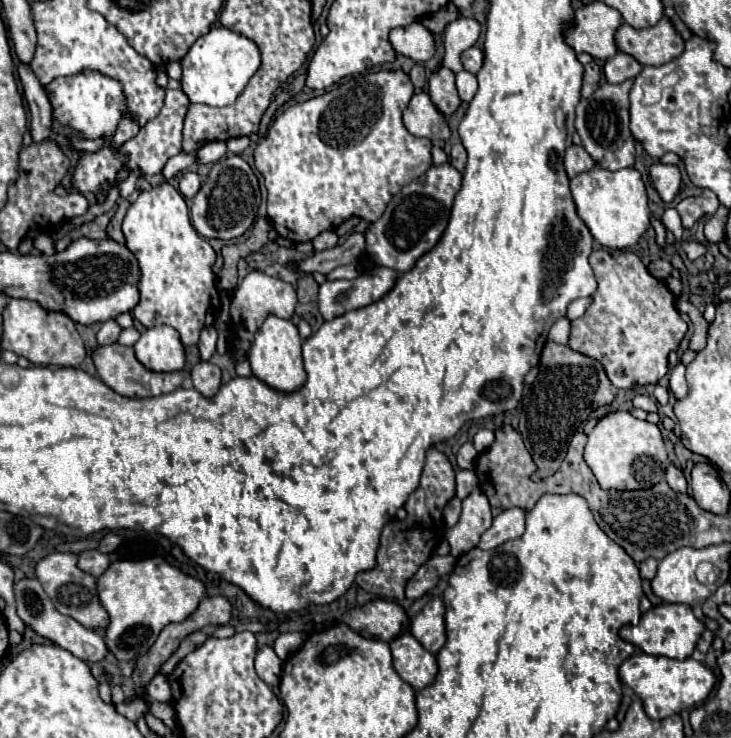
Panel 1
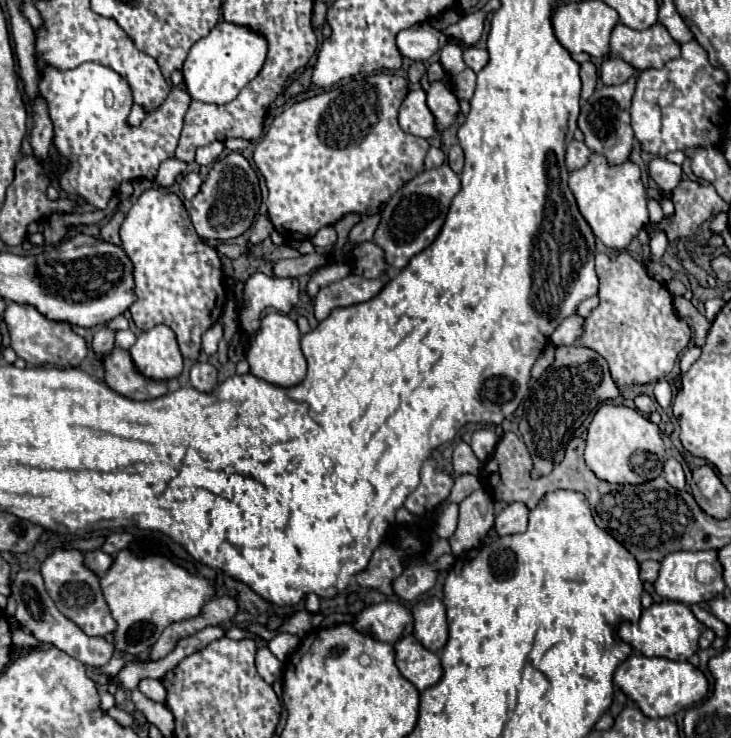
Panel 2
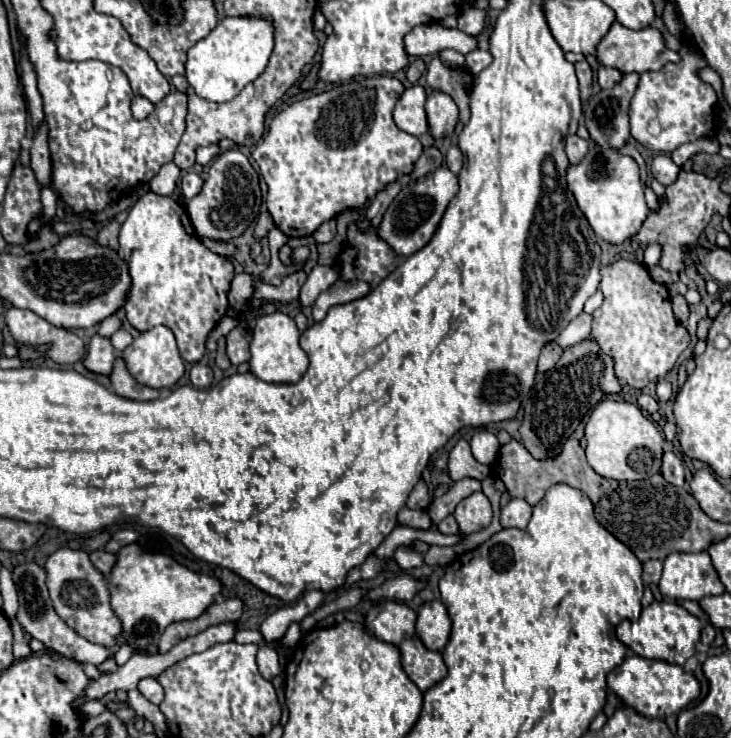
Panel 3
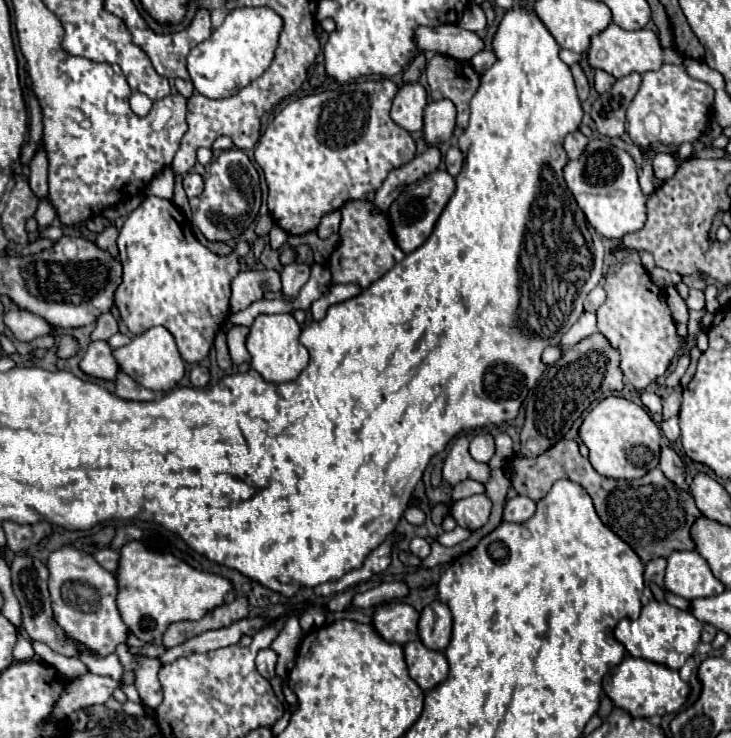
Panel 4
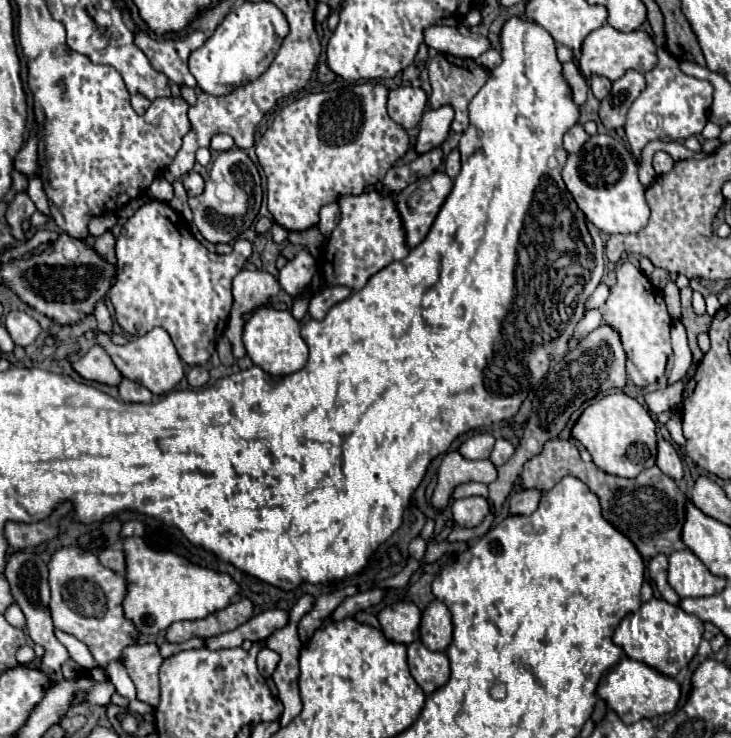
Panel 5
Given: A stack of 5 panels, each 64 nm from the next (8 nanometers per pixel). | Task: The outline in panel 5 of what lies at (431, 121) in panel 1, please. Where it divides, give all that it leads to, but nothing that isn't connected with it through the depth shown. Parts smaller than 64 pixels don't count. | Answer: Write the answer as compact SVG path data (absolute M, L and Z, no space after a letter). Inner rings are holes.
M400 86L400 88L390 90L388 114L396 124L410 130L410 128L416 128L420 124L426 102L428 102L428 98L426 98L426 92L422 88Z

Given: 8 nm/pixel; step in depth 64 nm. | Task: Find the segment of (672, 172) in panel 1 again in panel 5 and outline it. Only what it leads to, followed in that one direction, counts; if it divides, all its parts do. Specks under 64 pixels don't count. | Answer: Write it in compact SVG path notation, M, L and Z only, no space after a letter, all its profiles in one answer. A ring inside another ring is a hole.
M656 152L654 154L654 170L656 170L658 176L664 174L664 172L670 172L672 168L674 168L674 160L672 160L670 154L666 154L666 152Z

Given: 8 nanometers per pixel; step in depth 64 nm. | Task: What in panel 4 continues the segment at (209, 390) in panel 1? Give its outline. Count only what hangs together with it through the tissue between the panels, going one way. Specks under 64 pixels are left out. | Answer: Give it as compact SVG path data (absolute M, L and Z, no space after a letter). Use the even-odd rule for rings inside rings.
M200 364L192 366L192 370L190 370L190 382L192 382L192 386L196 386L196 388L206 386L206 384L210 382L210 372L208 372L208 368L206 368L206 366L200 366Z

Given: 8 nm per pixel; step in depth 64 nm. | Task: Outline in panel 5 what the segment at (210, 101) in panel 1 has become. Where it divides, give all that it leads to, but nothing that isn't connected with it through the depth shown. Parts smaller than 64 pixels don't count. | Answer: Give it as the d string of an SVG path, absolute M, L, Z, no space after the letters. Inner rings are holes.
M242 4L240 8L234 8L218 24L216 32L198 50L190 54L190 72L202 92L212 96L224 96L234 88L256 80L272 64L286 34L288 22L274 4Z

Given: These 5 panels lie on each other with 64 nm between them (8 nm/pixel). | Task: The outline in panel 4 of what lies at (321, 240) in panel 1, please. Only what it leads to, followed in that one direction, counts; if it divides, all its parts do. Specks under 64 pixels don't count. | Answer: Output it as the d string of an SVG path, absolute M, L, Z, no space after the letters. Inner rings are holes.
M334 210L334 212L330 212L330 214L326 214L326 216L322 218L316 234L318 234L322 240L326 240L332 232L338 230L338 226L340 226L340 210Z

